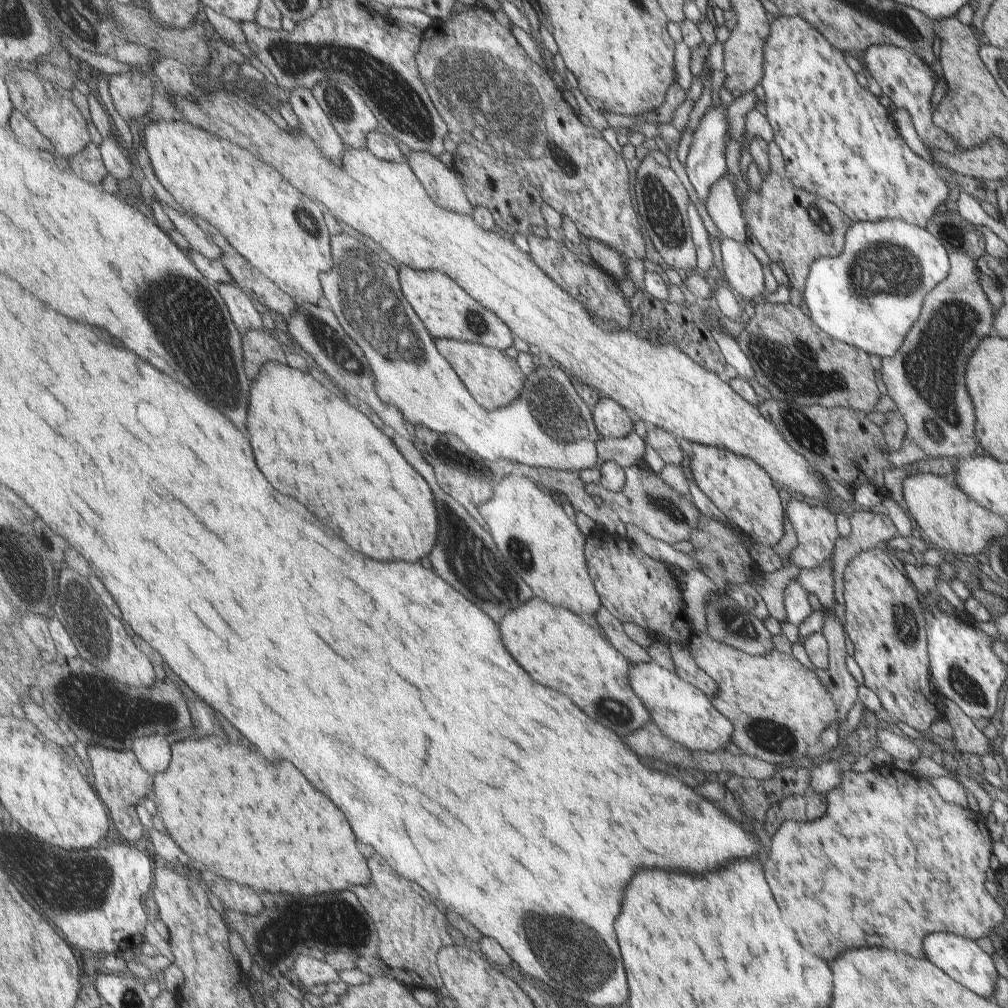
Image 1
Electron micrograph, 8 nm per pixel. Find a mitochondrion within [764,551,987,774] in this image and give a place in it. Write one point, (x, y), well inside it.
(907, 630)

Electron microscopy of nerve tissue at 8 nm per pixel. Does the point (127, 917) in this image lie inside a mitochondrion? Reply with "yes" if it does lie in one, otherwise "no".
no

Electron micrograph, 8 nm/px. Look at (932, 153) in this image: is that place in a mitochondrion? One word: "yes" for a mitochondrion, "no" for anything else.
no

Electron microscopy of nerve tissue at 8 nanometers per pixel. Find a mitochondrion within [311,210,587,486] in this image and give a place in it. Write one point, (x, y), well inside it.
(368, 297)

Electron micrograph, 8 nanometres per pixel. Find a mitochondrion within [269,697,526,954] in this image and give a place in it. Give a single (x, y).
(329, 919)

